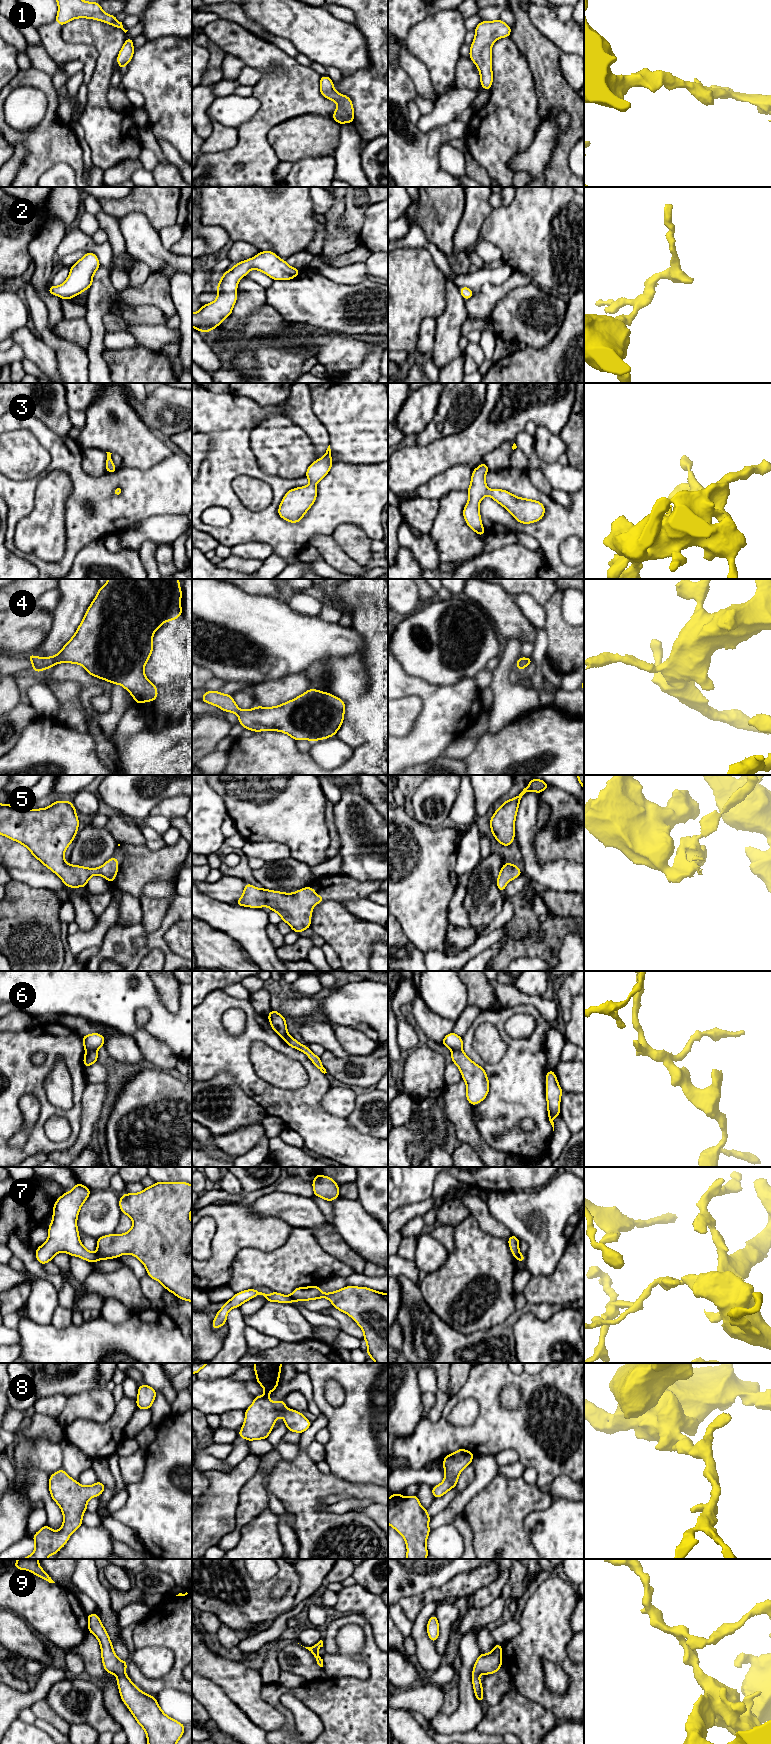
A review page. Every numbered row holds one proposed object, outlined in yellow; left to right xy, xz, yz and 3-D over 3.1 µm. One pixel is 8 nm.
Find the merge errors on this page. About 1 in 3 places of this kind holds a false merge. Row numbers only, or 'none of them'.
6, 7

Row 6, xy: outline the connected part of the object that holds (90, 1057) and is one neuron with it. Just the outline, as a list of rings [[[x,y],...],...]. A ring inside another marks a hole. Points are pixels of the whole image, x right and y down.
[[[91,1050],[85,1053],[83,1064],[85,1067],[89,1067],[92,1064],[96,1063],[98,1059],[98,1052],[97,1050]]]

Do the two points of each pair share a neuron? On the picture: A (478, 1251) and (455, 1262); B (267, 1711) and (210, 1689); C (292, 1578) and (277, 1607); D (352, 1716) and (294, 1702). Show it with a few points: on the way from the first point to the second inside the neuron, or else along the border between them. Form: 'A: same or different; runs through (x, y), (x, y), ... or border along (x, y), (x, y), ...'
A: same; runs through (472, 1257), (467, 1262), (461, 1262)
B: different; border along (211, 1680), (244, 1713)
C: same; runs through (292, 1585), (290, 1594), (284, 1600)
D: different; border along (292, 1689), (291, 1691), (316, 1714), (321, 1722)

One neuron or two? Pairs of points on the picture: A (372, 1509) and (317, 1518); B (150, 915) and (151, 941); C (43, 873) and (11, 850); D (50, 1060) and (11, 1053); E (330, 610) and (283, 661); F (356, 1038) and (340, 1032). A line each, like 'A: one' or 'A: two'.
A: two
B: two
C: one
D: one
E: two
F: one

